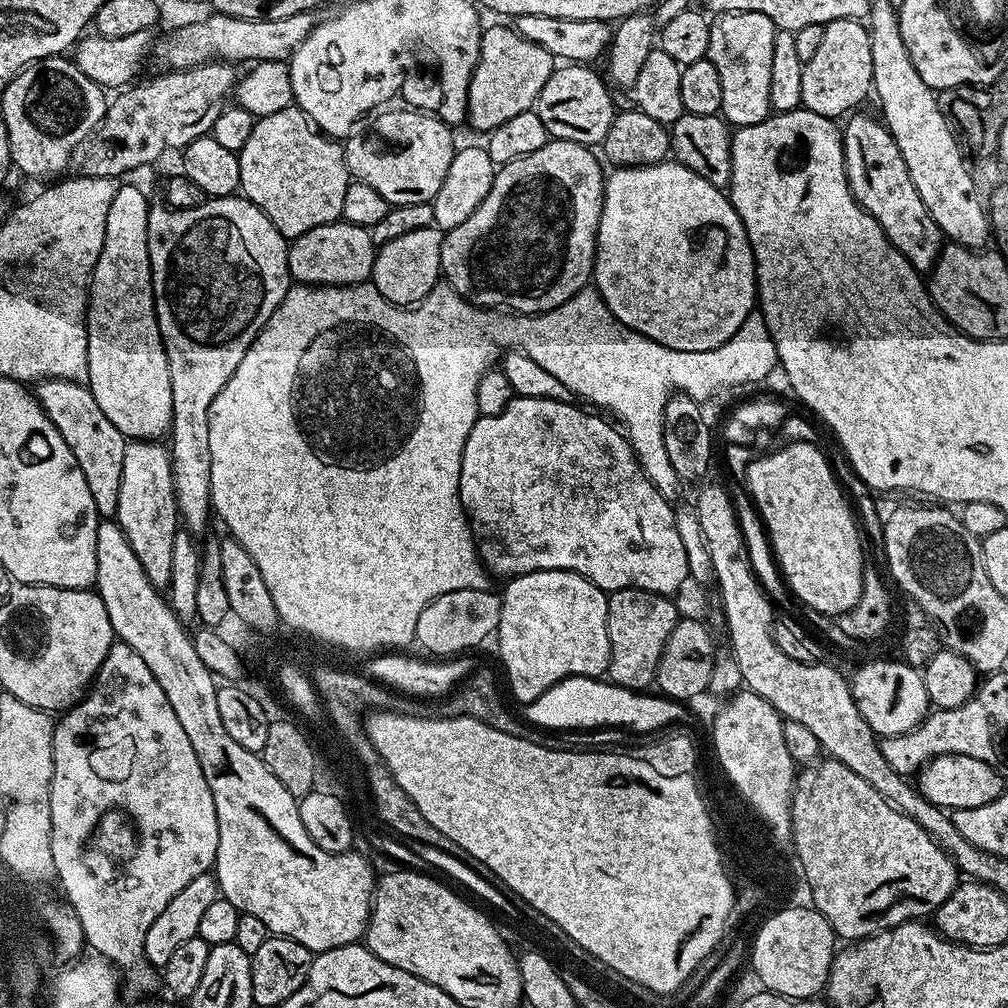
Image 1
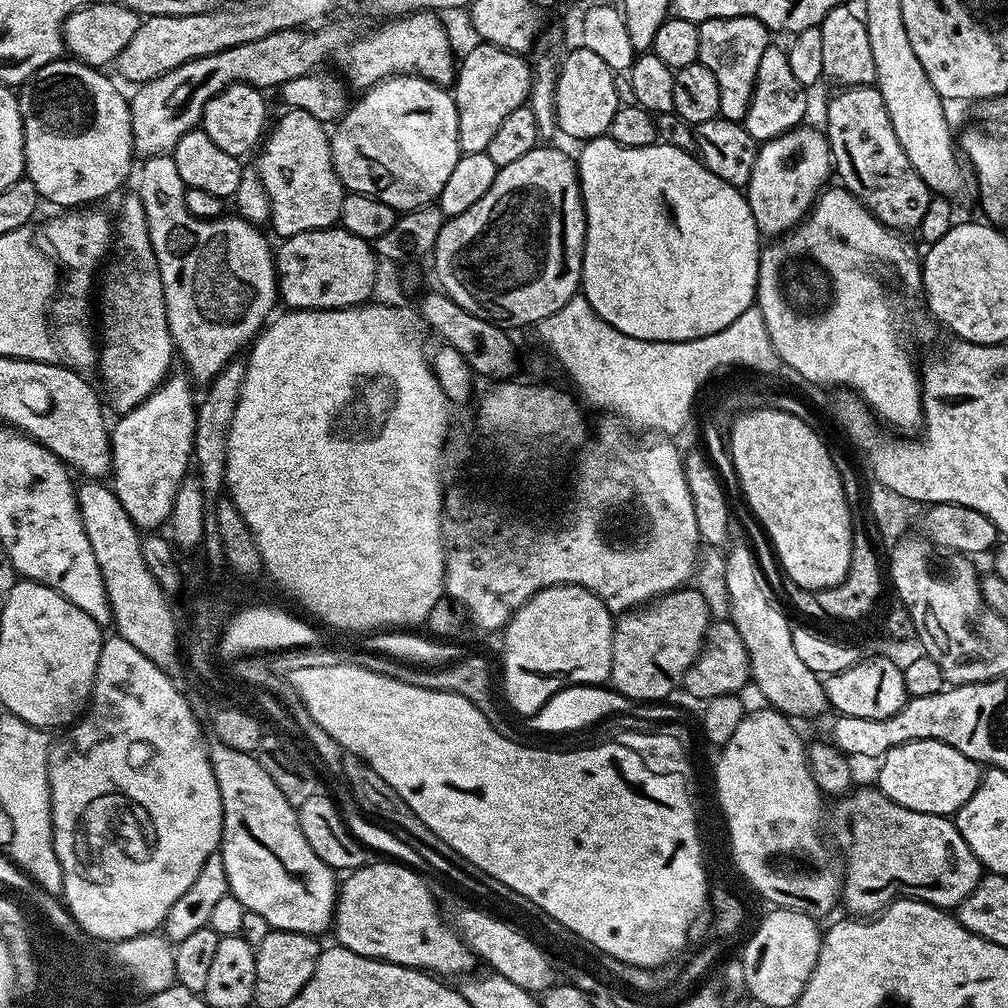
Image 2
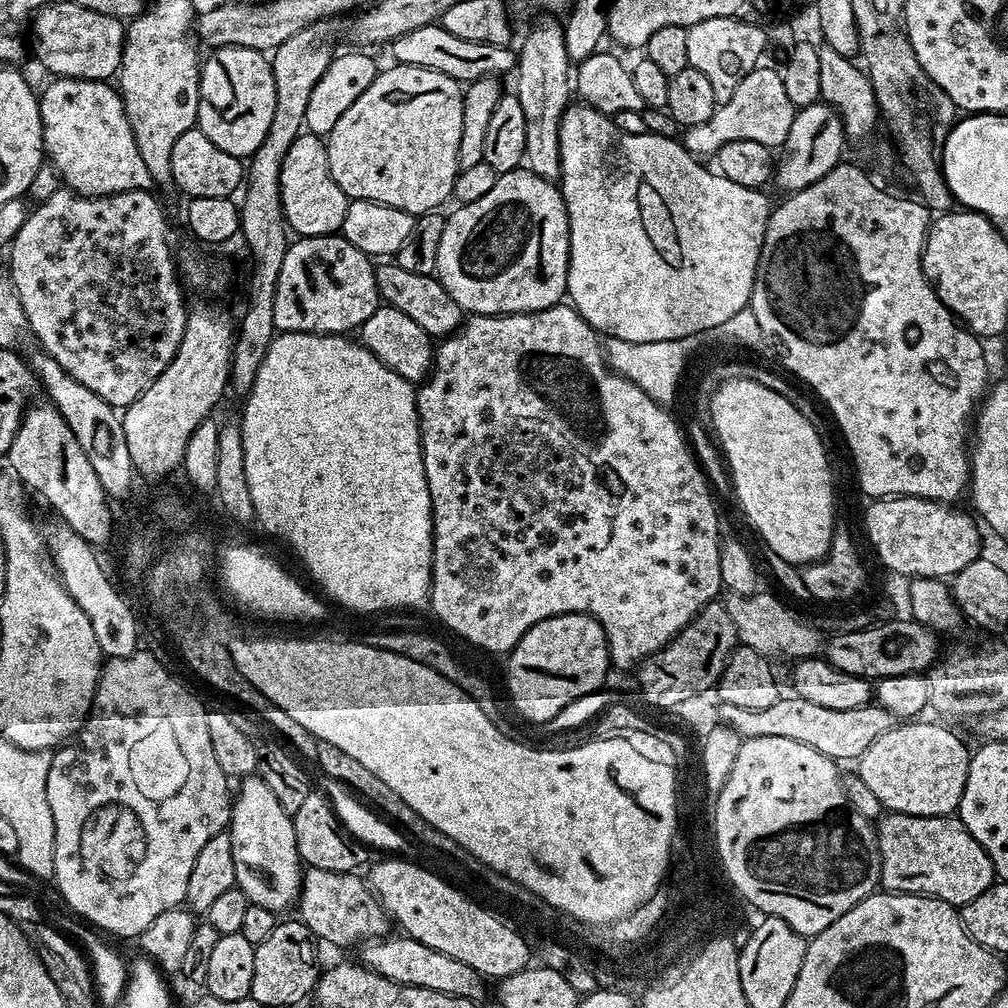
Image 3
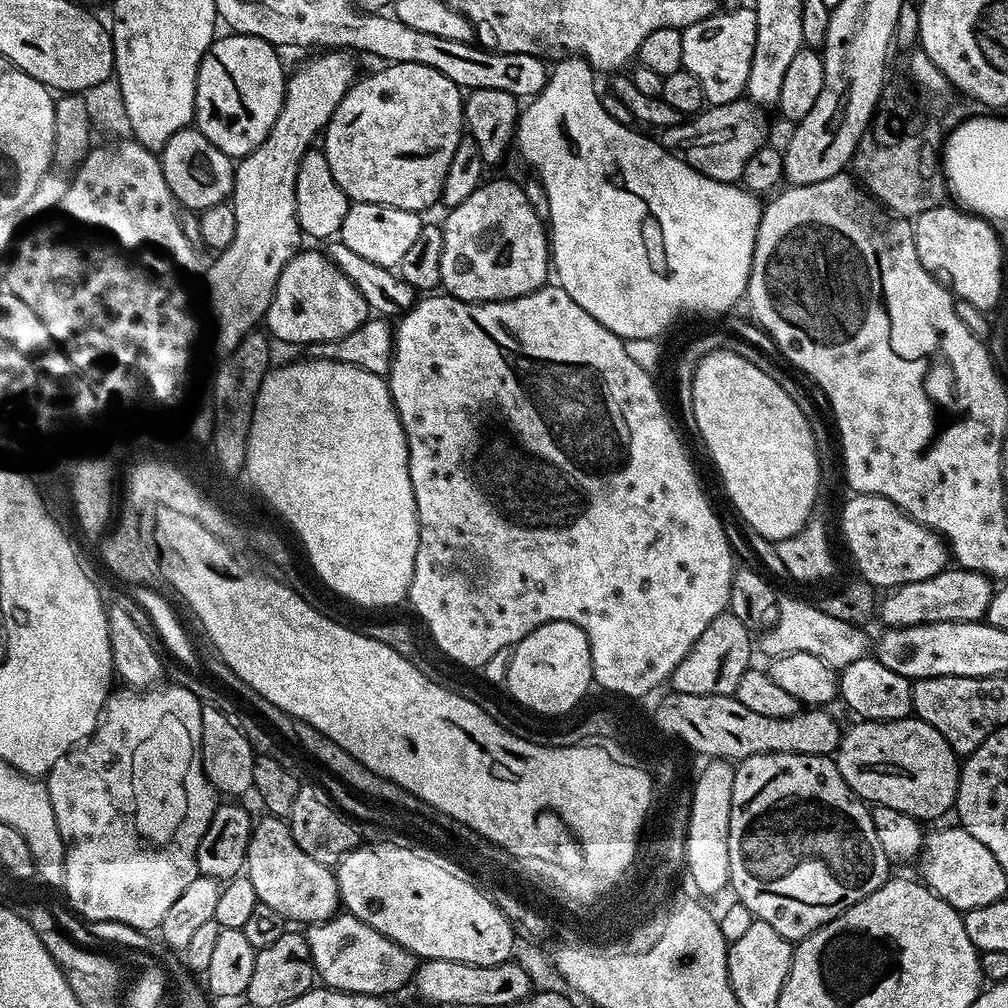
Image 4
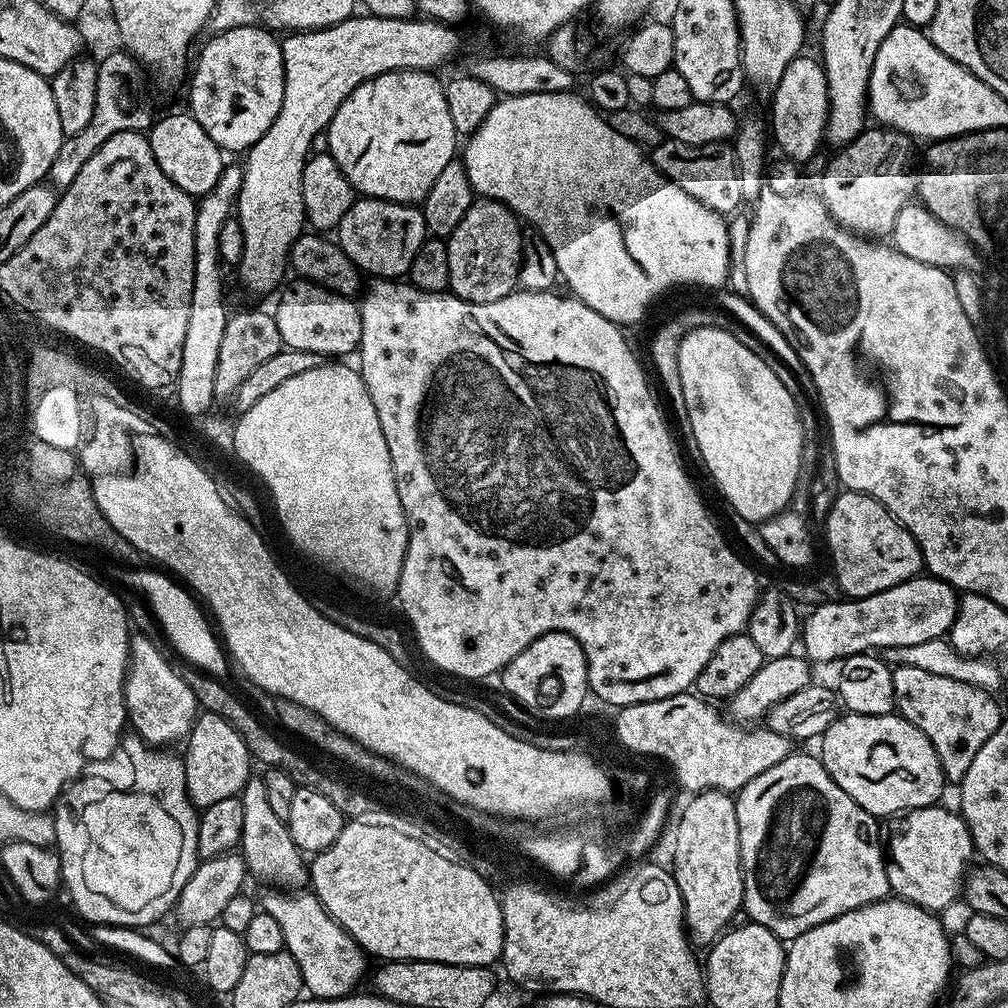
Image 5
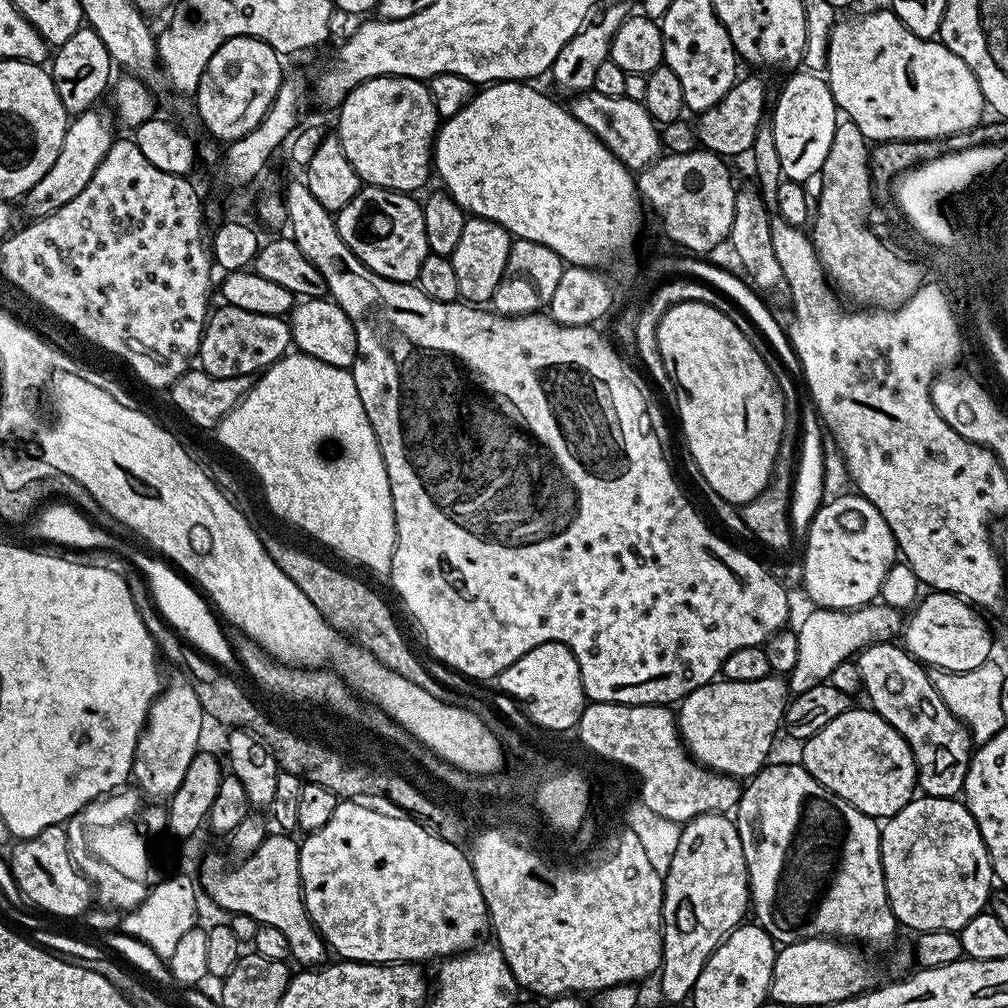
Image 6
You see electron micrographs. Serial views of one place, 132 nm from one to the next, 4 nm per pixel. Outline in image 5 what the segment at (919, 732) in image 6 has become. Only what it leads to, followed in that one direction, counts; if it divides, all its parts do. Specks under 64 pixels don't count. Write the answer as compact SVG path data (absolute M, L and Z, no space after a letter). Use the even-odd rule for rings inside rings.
M907 666L892 668L892 682L895 711L902 719L918 726L918 730L922 730L922 734L930 740L938 754L945 781L959 782L966 770L970 770L974 754L978 754L986 738L998 730L1002 713L999 702L992 697L995 695L986 688L970 686L966 682L942 678L926 670Z

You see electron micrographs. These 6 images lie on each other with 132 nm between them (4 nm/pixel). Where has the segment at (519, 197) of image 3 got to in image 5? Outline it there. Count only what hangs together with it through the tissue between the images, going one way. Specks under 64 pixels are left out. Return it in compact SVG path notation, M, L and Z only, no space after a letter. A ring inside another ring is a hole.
M473 199L470 210L466 210L466 218L458 222L446 243L450 254L450 282L448 288L451 295L462 298L466 302L481 304L482 302L498 302L498 298L506 298L517 291L520 278L521 256L523 254L522 224L516 213L497 200Z

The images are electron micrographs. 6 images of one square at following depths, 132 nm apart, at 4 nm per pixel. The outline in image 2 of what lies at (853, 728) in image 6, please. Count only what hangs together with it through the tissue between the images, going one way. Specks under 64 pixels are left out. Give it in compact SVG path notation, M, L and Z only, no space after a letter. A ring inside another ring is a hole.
M915 740L902 746L894 746L879 761L880 773L875 783L880 792L886 794L898 806L918 810L935 816L951 817L974 794L980 785L981 765L975 760L966 758L954 746L937 740Z

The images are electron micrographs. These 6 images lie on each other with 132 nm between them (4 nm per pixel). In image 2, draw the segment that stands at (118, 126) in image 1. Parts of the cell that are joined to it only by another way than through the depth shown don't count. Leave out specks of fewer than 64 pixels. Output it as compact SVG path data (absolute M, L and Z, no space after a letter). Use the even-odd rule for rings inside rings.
M330 22L271 32L266 38L254 38L254 42L242 42L242 46L230 46L230 50L186 62L139 85L128 100L135 155L140 158L169 155L178 146L178 138L201 123L206 104L232 84L245 83L261 90L276 90L290 82L290 78L315 73L319 64L326 63L332 55L335 57L354 39L350 25L326 23Z

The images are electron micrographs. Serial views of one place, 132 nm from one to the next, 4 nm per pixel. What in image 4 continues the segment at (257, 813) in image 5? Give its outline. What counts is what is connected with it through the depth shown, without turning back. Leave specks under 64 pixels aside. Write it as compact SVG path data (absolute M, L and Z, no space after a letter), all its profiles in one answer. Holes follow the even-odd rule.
M267 814L261 817L255 821L244 863L260 903L270 906L270 910L278 910L285 921L292 923L293 920L296 926L320 924L337 915L342 905L335 871L329 865L314 862L314 858L300 848L281 817Z

